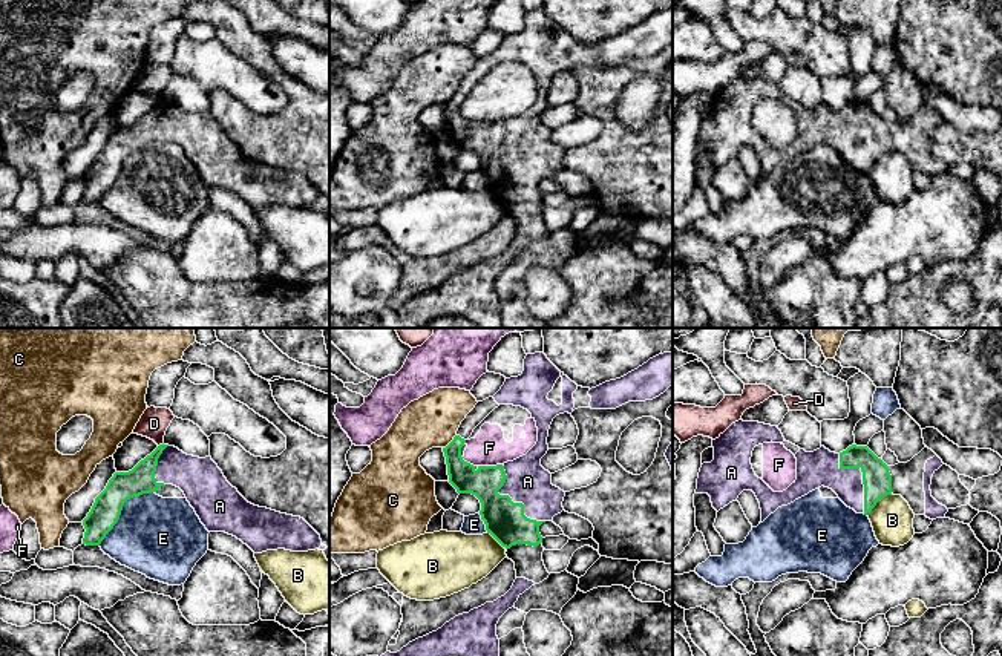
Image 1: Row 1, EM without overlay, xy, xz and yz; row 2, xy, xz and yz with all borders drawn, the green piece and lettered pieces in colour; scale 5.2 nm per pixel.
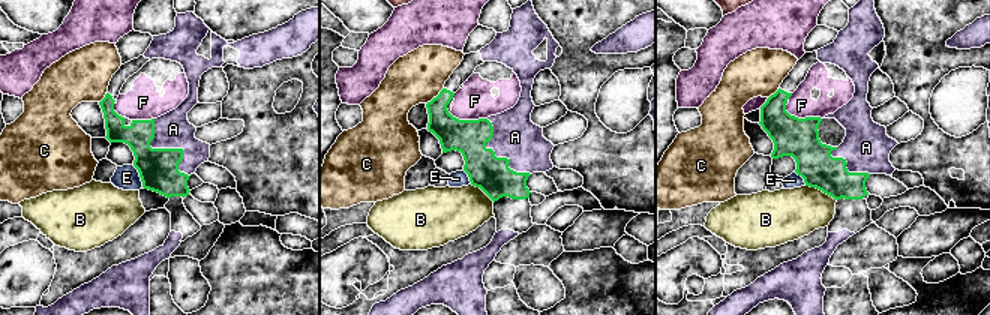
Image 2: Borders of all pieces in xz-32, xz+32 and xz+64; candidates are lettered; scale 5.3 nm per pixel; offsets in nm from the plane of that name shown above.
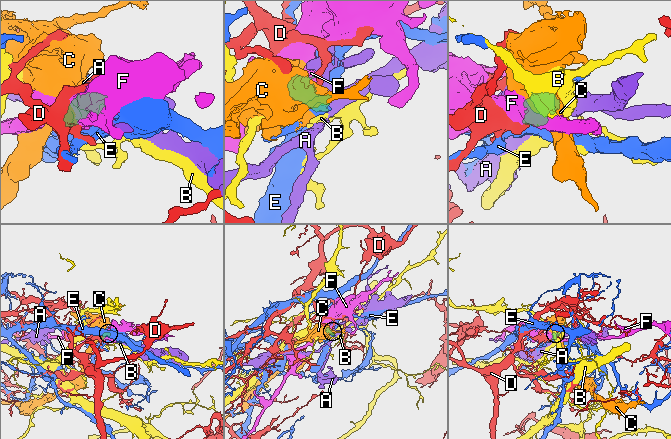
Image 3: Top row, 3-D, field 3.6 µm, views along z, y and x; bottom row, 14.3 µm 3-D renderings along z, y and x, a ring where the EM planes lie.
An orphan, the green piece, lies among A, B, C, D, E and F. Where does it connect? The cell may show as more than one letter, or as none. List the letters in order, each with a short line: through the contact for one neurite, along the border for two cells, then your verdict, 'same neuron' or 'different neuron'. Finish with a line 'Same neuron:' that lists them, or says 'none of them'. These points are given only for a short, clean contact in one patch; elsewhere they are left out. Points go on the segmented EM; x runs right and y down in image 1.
A: same neuron
B: yz (892, 494), (881, 498), (866, 514) | different neuron
C: xz (455, 434), (443, 448) | different neuron
D: xy (163, 442), (158, 446) | different neuron
E: different neuron
F: different neuron
Same neuron: A

